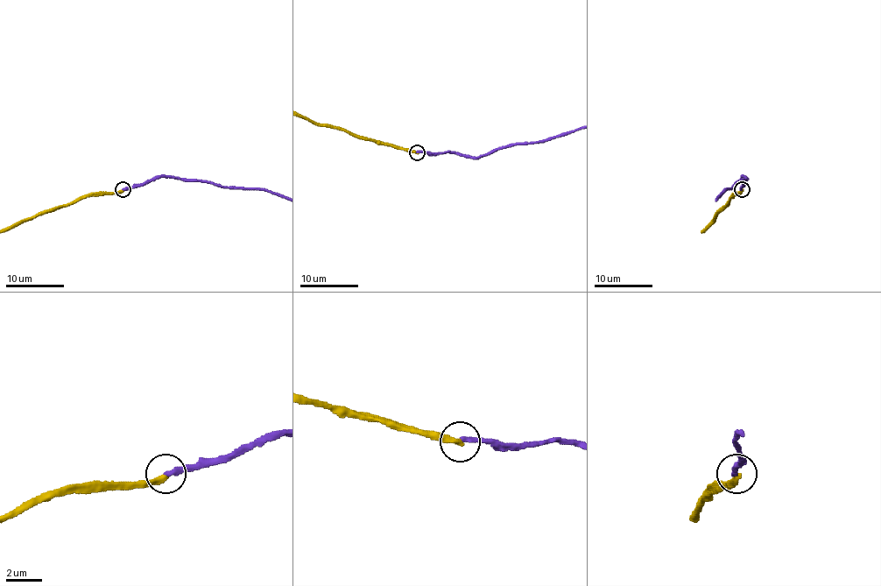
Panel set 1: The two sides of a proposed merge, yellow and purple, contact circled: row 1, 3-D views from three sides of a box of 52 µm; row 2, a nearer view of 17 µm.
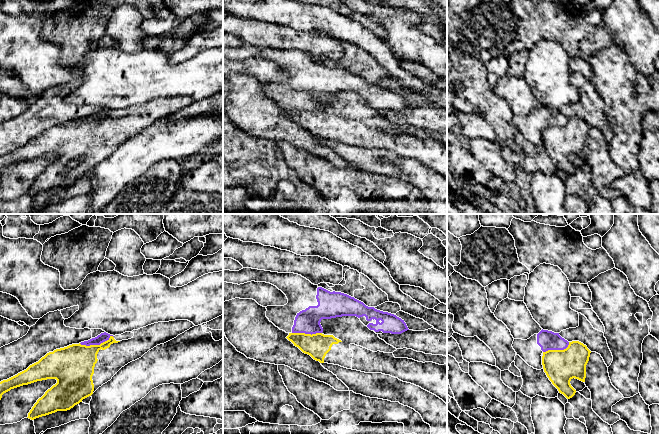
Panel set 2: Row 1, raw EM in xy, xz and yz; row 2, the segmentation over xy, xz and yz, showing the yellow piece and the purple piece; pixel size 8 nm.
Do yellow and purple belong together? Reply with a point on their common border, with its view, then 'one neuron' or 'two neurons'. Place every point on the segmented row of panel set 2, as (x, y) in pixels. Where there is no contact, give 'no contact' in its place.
xy (96, 345) | two neurons

